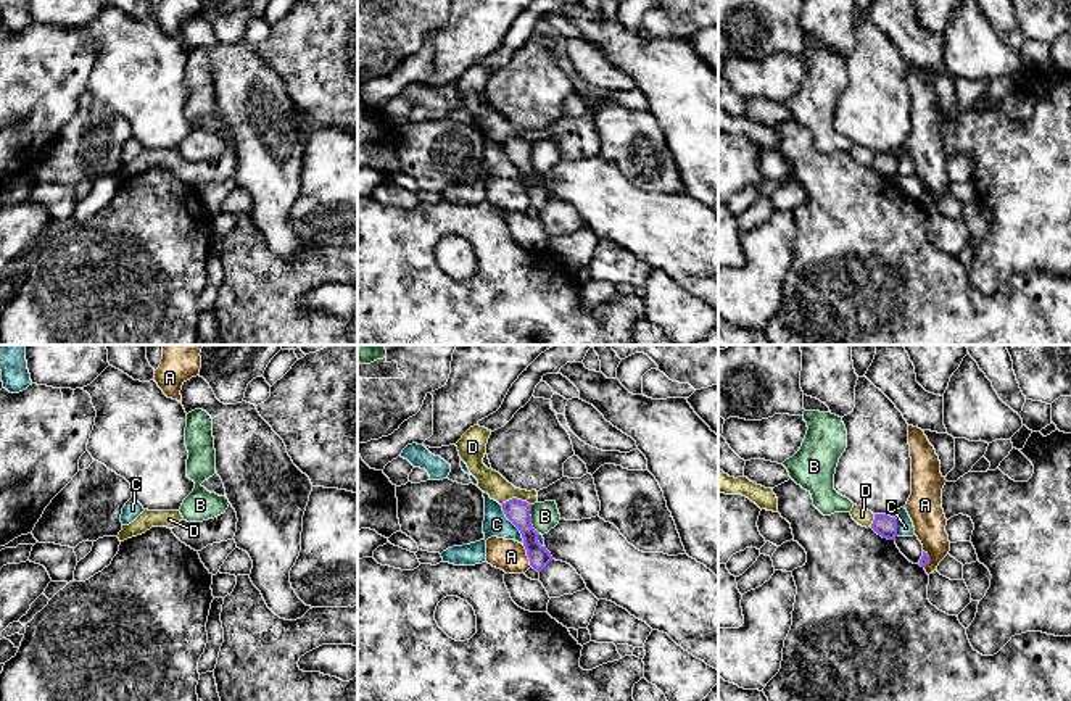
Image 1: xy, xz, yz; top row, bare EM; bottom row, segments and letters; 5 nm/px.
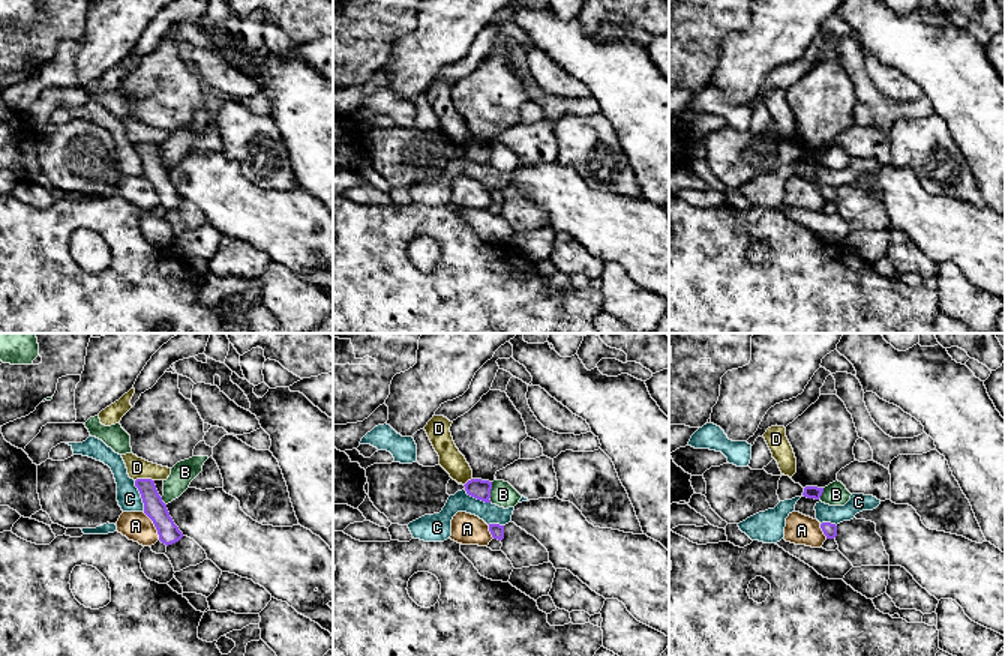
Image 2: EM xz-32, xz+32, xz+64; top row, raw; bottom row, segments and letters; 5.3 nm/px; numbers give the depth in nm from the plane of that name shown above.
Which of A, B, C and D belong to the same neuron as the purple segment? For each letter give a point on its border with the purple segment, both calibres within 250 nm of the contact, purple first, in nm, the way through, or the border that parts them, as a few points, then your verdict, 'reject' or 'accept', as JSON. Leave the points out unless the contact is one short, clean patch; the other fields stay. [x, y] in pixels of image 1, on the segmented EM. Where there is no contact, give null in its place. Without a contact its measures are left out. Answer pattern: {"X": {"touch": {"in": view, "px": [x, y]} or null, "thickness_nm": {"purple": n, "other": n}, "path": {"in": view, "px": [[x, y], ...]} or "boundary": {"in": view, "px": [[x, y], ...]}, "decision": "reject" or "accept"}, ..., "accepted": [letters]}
{"A": {"touch": {"in": "xz", "px": [527, 555]}, "thickness_nm": {"purple": 120, "other": 160}, "decision": "reject"}, "B": {"touch": {"in": "xz", "px": [530, 519]}, "thickness_nm": {"purple": 120, "other": 140}, "decision": "reject"}, "C": {"touch": {"in": "xz", "px": [512, 522]}, "thickness_nm": {"purple": 120, "other": 120}, "boundary": {"in": "xz", "px": [[500, 505], [504, 516], [519, 530], [524, 543]]}, "decision": "reject"}, "D": {"touch": {"in": "xz", "px": [516, 498]}, "thickness_nm": {"purple": 120, "other": 120}, "boundary": {"in": "xz", "px": [[530, 503], [521, 498], [509, 498], [501, 505]]}, "decision": "reject"}, "accepted": []}

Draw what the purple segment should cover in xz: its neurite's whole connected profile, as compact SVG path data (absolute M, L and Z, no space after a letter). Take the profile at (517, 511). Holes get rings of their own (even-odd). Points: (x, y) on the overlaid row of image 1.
M512 498L501 504L506 517L520 530L523 538L523 546L530 559L530 566L541 572L551 561L552 556L538 541L540 533L531 525L531 504L527 501Z

